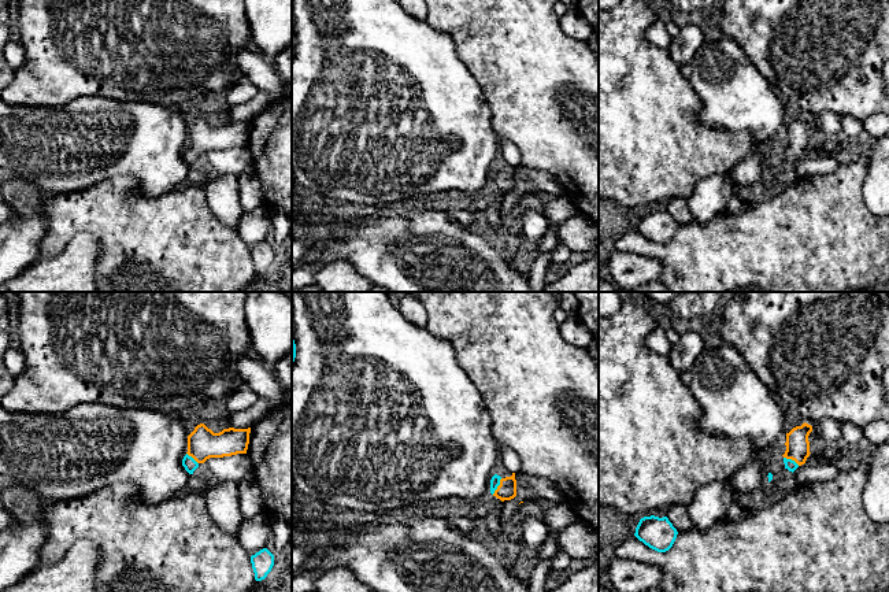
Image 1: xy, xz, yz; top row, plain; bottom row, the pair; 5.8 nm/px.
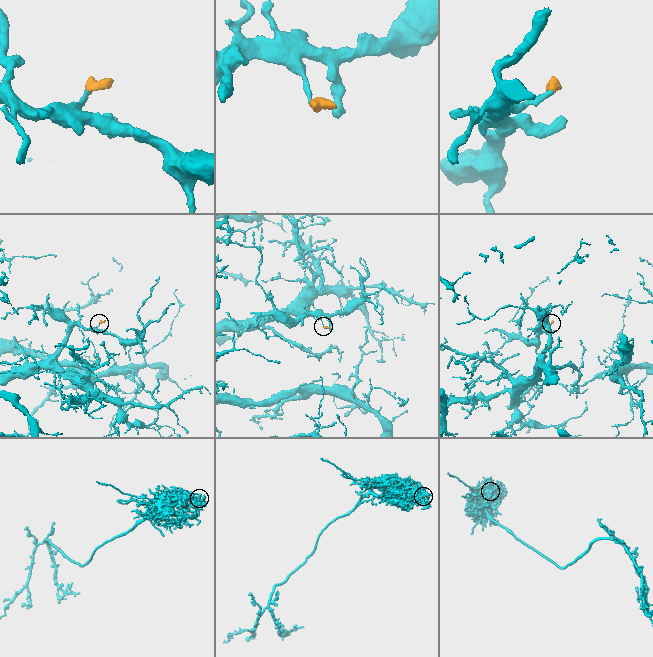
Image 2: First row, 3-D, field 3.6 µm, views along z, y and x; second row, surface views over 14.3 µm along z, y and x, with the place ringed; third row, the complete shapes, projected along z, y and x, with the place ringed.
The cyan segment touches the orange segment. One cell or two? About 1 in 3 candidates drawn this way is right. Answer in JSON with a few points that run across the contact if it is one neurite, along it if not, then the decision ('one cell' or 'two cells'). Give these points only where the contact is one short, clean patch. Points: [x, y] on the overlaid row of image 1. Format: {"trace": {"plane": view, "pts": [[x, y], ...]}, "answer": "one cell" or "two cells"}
{"trace": {"plane": "xz", "pts": [[495, 481], [497, 485], [507, 489]]}, "answer": "one cell"}

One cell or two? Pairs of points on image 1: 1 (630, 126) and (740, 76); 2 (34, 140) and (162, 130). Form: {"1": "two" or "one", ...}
{"1": "two", "2": "one"}

